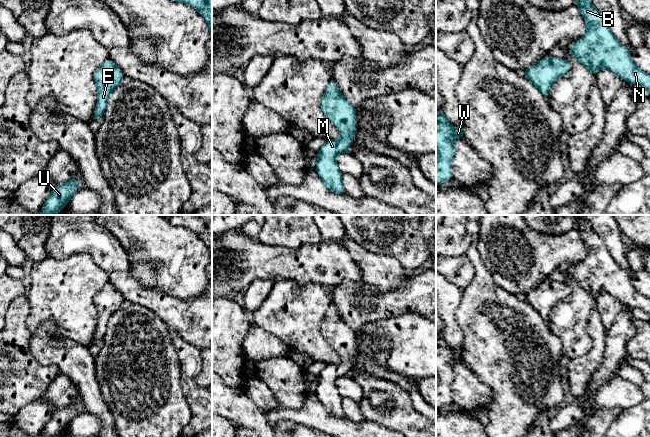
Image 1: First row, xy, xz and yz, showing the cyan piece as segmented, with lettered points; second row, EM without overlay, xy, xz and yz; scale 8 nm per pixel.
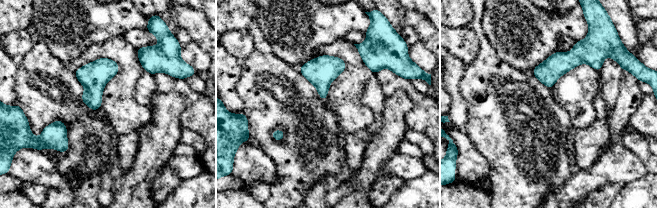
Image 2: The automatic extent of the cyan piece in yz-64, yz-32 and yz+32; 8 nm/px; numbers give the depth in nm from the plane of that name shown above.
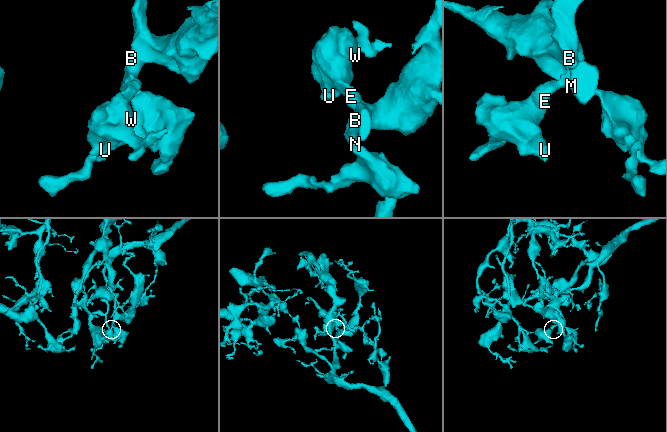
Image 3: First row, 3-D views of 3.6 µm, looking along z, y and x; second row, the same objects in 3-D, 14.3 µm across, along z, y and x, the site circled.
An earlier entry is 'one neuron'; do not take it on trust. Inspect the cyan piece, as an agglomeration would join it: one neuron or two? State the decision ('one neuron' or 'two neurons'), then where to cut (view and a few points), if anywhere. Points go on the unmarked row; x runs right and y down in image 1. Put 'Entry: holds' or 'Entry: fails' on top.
Entry: holds
one neuron; no cut

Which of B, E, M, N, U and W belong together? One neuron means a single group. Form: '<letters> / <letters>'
B E M N U W

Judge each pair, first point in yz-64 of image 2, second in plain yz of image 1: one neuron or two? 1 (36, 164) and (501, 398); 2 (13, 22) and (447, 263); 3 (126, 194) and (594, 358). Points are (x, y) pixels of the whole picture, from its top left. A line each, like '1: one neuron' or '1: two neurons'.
1: two neurons
2: two neurons
3: two neurons

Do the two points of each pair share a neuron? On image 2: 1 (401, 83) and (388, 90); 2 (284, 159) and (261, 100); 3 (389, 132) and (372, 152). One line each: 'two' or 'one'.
1: one
2: one
3: one

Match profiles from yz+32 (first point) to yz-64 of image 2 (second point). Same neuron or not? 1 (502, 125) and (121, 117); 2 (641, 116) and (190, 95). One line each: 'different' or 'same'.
1: different
2: same

